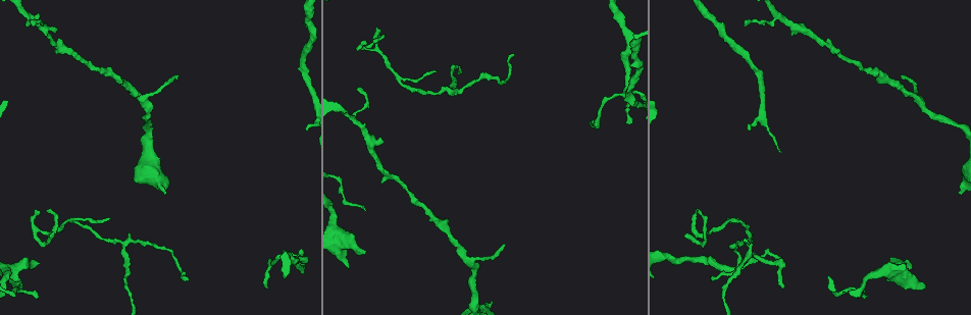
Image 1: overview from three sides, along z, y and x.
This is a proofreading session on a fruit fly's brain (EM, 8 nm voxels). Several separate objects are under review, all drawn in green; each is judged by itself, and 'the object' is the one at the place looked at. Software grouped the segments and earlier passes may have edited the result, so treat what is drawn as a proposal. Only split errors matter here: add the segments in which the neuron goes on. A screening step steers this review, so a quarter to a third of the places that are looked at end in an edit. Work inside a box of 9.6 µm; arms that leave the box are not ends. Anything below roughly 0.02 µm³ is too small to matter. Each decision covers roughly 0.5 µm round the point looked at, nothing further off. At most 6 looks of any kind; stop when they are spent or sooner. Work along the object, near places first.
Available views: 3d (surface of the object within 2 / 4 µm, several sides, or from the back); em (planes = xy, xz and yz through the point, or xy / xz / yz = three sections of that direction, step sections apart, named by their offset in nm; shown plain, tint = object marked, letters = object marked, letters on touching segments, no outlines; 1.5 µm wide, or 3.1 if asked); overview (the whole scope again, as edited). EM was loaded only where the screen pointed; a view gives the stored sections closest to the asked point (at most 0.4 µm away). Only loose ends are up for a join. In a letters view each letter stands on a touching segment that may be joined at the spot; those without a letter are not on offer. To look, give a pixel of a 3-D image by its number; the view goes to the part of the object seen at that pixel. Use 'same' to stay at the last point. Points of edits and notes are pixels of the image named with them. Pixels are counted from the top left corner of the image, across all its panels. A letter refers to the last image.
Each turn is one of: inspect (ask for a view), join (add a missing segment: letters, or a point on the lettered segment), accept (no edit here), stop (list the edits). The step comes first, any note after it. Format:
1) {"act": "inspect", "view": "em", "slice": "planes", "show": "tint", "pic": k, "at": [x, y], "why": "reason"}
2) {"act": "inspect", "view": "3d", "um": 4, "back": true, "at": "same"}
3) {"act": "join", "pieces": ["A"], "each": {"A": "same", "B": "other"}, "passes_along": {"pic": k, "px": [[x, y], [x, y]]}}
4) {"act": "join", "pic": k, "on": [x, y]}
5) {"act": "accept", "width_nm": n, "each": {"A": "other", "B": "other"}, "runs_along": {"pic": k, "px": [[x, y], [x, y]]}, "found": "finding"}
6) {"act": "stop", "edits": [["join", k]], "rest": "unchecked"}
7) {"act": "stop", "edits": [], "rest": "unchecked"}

{"act": "inspect", "view": "em", "slice": "planes", "show": "letters", "pic": 1, "at": [751, 129], "why": "branch stops here"}

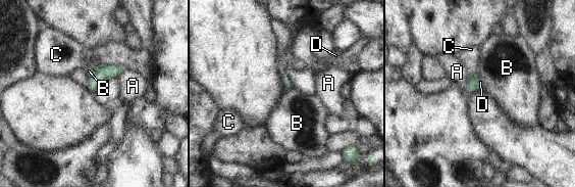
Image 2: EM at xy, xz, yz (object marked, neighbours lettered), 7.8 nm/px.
{"act": "accept", "longest_contact_nm": ["C", 220], "each": {"A": "other", "B": "other", "C": "other", "D": "other"}, "border": {"pic": 2, "px": [[99, 65], [88, 75]]}, "found": "no lettered segment goes on from it"}

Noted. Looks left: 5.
{"act": "inspect", "view": "3d", "um": 2, "pic": 1, "at": [359, 87], "why": "an open end"}

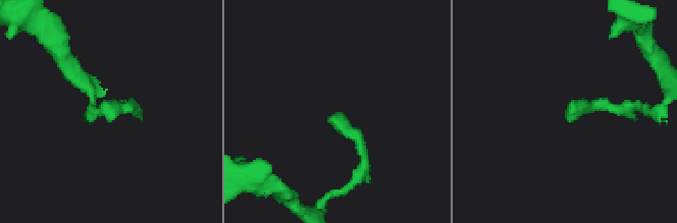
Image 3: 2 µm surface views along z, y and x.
{"act": "inspect", "view": "em", "slice": "planes", "show": "plain", "pic": 3, "at": [107, 119], "why": "now the EM"}

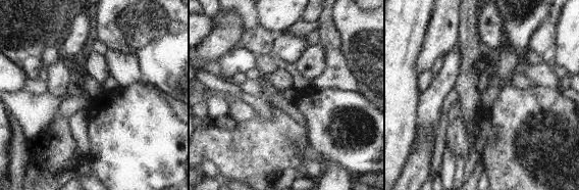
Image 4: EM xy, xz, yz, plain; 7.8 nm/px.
{"act": "inspect", "view": "em", "slice": "planes", "show": "letters", "at": "same"}

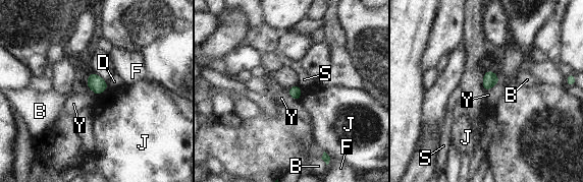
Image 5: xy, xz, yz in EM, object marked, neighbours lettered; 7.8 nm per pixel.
{"act": "accept", "each": {"B": "other", "D": "other", "F": "other", "J": "other", "S": "other", "Y": "other"}, "border": {"pic": 5, "px": [[499, 81], [485, 92]]}, "found": "none of them fits"}

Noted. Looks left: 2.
{"act": "inspect", "view": "em", "slice": "planes", "show": "letters", "pic": 1, "at": [187, 278], "why": "long arm stops here"}

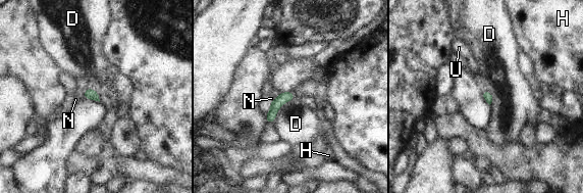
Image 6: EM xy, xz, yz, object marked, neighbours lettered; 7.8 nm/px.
{"act": "accept", "width_nm": 70, "each": {"D": "other", "H": "other", "N": "other", "U": "other"}, "border": {"pic": 6, "px": [[295, 97], [278, 109], [272, 124]]}, "found": "no lettered segment goes on from it"}

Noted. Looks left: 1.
{"act": "stop", "edits": [], "rest": "unchecked"}

